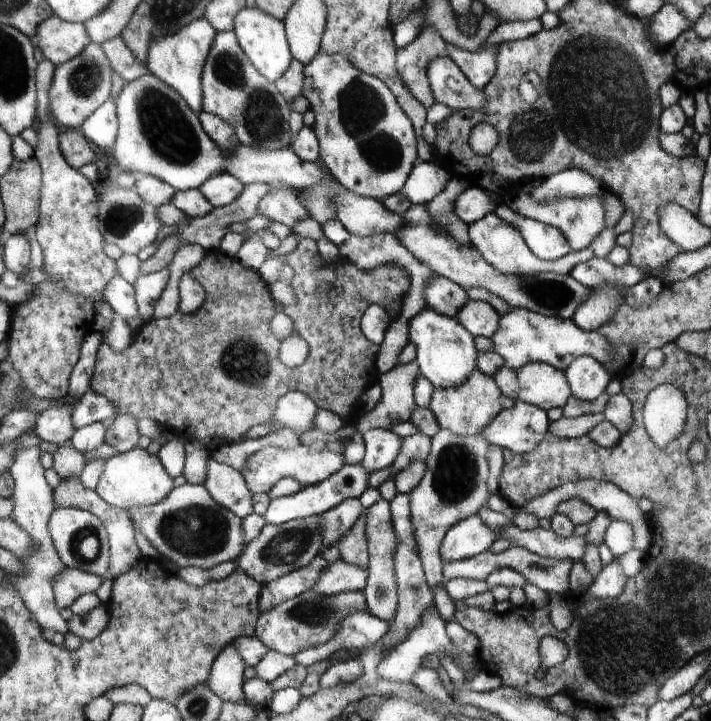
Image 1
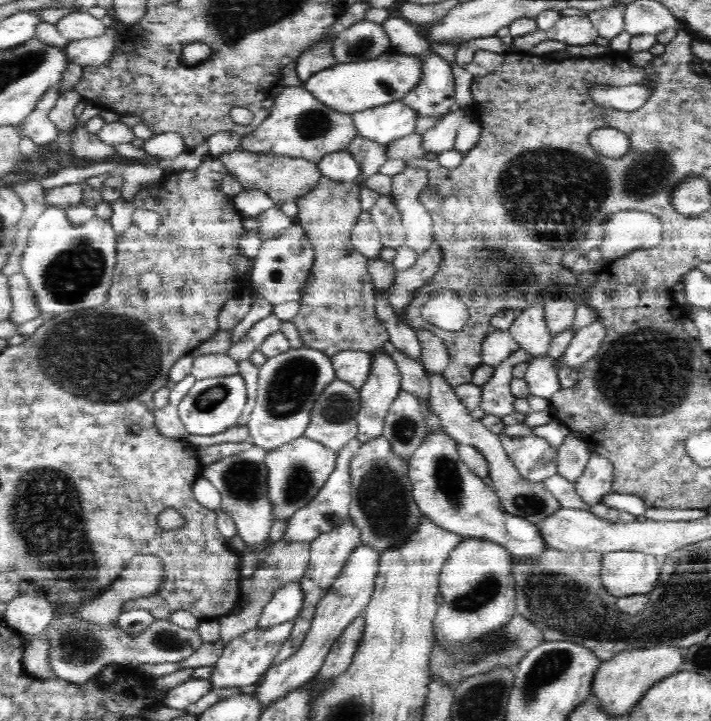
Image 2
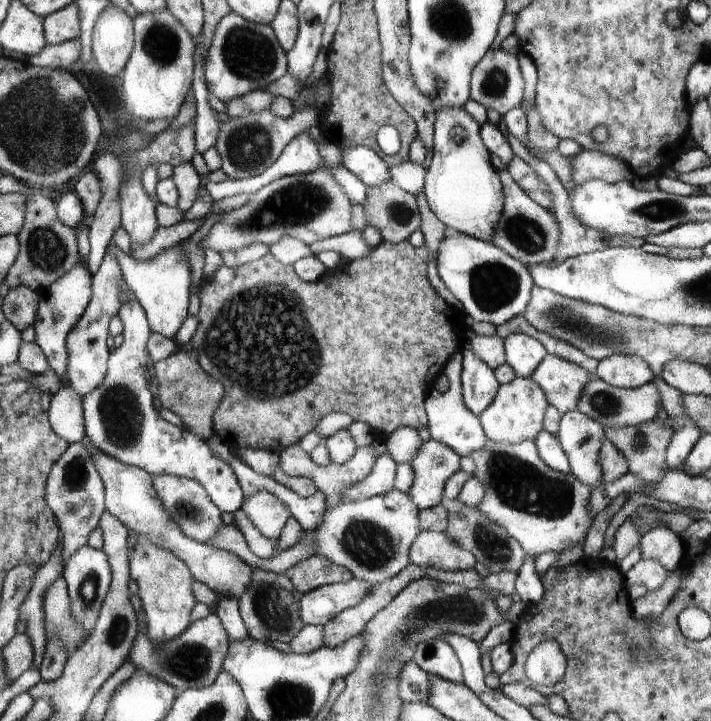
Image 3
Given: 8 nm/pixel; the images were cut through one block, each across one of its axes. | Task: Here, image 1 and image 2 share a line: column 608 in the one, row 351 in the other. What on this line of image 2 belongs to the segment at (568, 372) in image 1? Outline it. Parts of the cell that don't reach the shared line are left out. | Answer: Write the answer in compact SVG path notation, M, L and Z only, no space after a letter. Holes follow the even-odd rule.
M382 346L371 353L370 374L368 374L362 388L359 388L361 402L357 416L356 437L361 445L367 444L368 440L374 440L375 437L383 438L382 430L386 414L390 410L390 404L402 390L401 372L398 370L395 359L394 356L387 356Z

